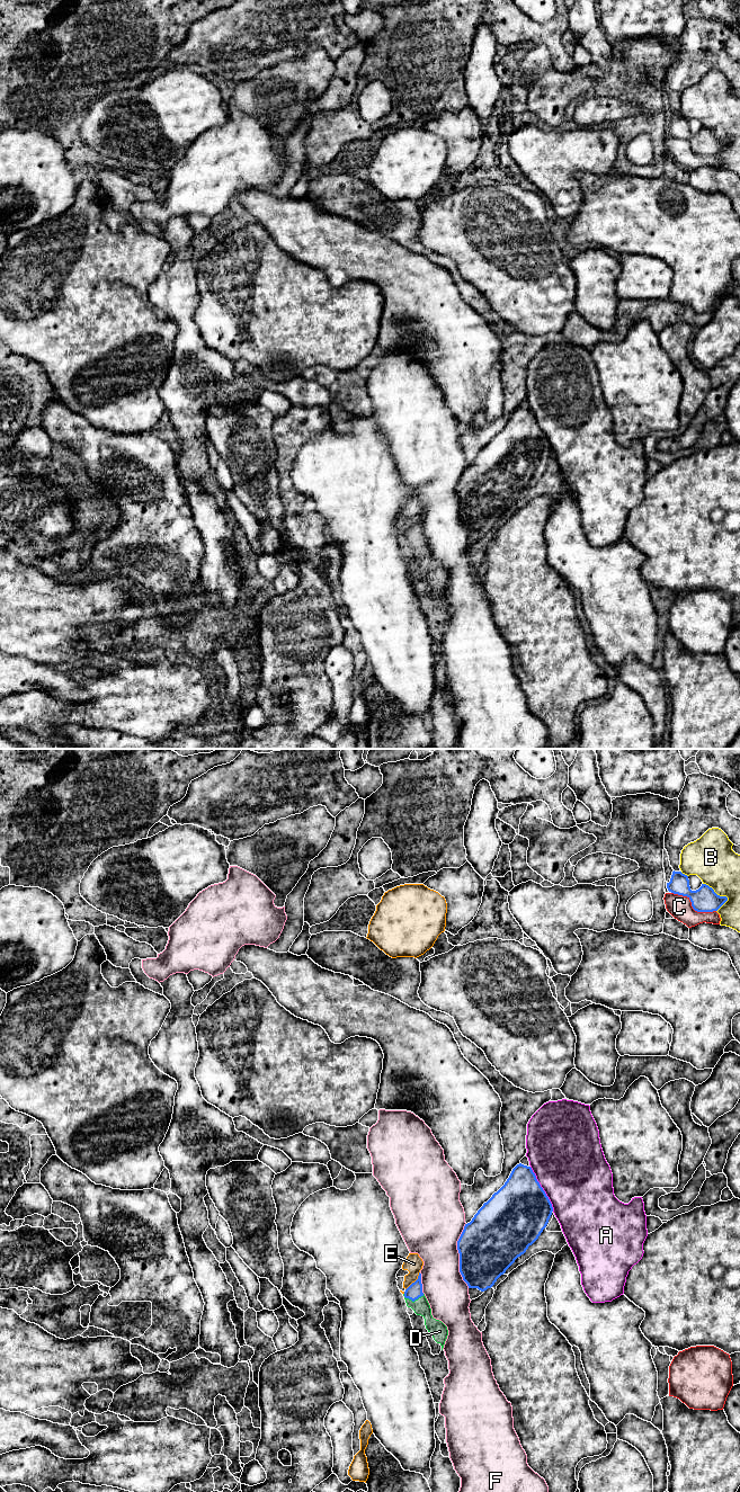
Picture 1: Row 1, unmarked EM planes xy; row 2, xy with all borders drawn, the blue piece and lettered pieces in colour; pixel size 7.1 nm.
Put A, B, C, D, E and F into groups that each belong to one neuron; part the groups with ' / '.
A / B / C / D / E / F

